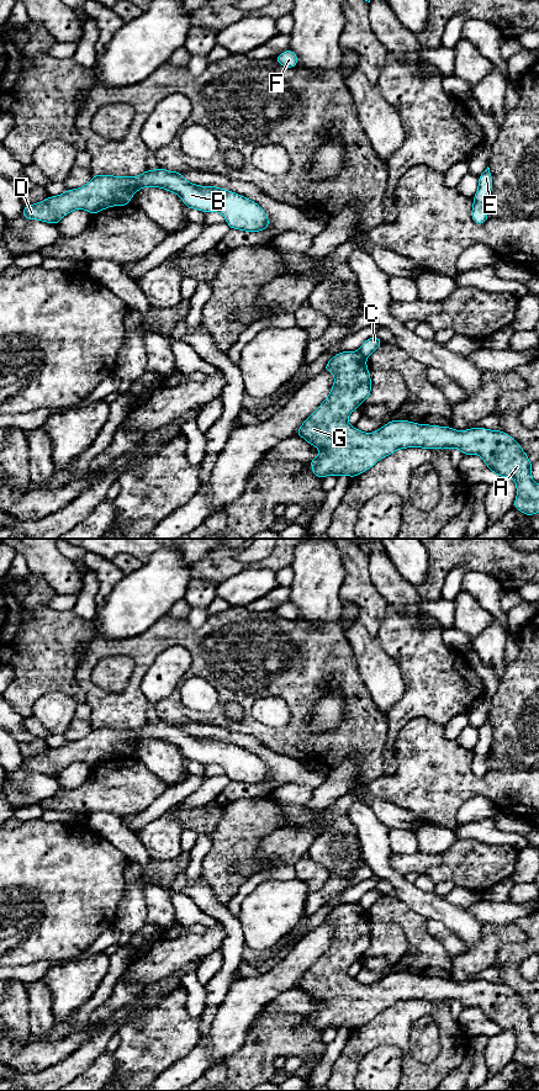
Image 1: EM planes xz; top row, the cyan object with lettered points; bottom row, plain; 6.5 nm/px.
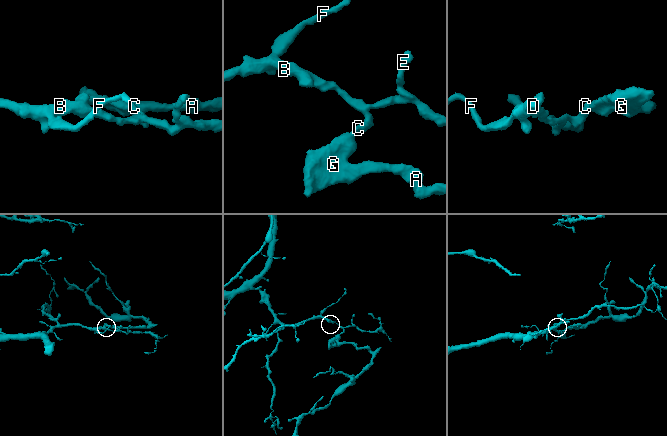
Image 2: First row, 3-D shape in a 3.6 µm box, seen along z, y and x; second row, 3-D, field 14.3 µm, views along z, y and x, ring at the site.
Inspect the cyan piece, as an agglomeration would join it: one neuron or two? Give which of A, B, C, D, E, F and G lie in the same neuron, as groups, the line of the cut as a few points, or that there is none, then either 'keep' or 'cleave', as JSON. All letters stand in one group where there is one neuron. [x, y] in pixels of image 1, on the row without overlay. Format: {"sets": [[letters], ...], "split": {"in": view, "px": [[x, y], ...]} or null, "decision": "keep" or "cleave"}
{"sets": [["A", "G"], ["B", "C", "D", "E", "F"]], "split": {"in": "xz", "px": [[358, 904], [365, 910]]}, "decision": "cleave"}

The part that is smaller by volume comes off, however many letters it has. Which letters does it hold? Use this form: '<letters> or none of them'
A, G

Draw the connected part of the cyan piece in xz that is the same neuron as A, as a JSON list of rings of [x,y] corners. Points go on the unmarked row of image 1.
[[[342,904],[334,907],[323,922],[334,927],[332,942],[323,955],[303,973],[295,986],[319,1001],[318,1008],[310,1012],[312,1026],[317,1029],[347,1027],[353,1031],[400,1001],[446,1002],[448,1000],[454,1000],[459,1001],[464,1007],[480,1007],[492,1024],[500,1029],[512,1031],[516,1034],[514,1061],[523,1064],[527,1069],[539,1065],[539,1037],[532,1031],[532,1015],[522,999],[507,985],[485,980],[459,984],[451,979],[417,976],[403,971],[391,973],[374,985],[364,985],[352,979],[348,969],[371,946],[371,930],[366,918],[366,910],[359,904]]]

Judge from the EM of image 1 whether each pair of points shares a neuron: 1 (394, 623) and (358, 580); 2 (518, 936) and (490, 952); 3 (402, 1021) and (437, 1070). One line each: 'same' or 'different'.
1: different
2: same
3: same

